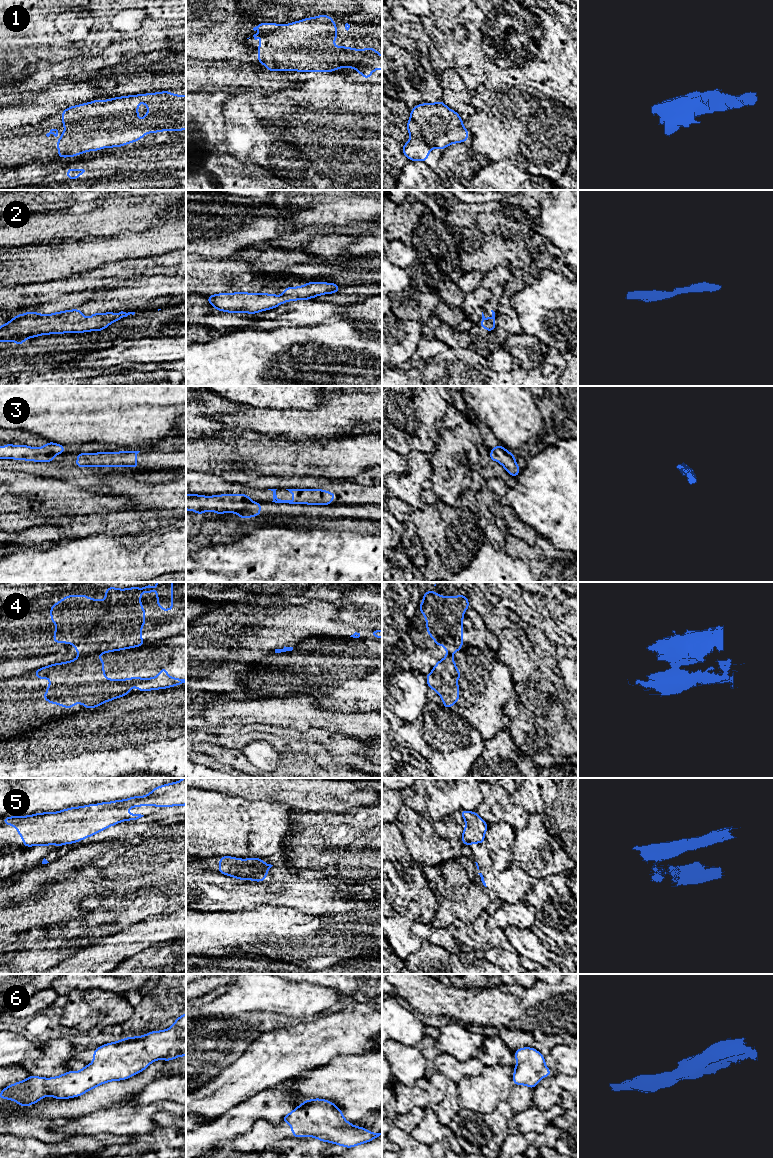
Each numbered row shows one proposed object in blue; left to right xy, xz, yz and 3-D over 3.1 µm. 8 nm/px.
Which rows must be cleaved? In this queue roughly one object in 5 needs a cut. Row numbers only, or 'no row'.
4, 5

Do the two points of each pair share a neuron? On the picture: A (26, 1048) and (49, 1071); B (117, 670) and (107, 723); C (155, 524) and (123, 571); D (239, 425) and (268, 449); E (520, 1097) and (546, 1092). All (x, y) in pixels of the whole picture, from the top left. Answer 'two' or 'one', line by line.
A: two
B: two
C: two
D: two
E: two

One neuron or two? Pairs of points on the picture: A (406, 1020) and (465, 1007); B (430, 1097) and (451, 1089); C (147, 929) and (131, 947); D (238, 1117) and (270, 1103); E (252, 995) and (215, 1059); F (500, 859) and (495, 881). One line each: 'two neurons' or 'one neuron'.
A: two neurons
B: two neurons
C: one neuron
D: one neuron
E: two neurons
F: two neurons

